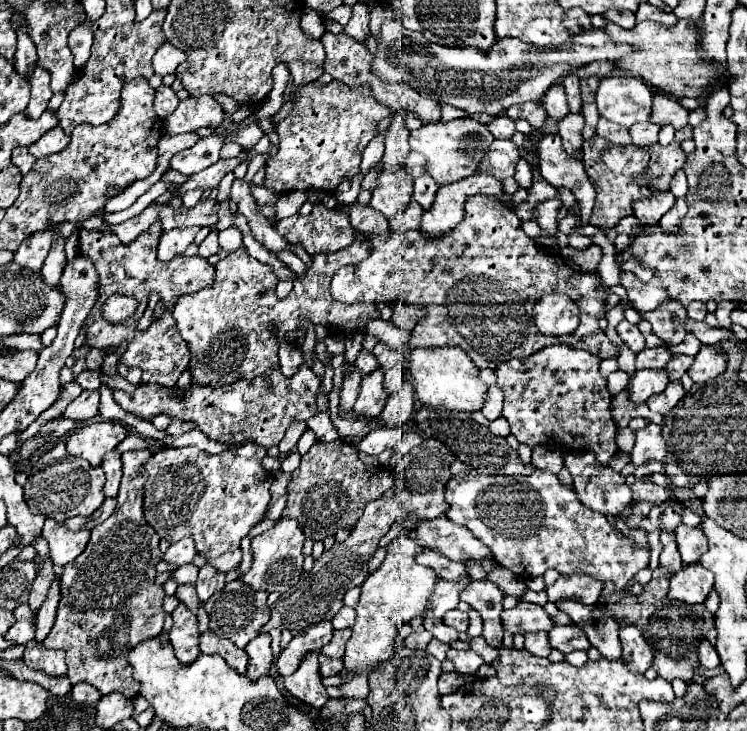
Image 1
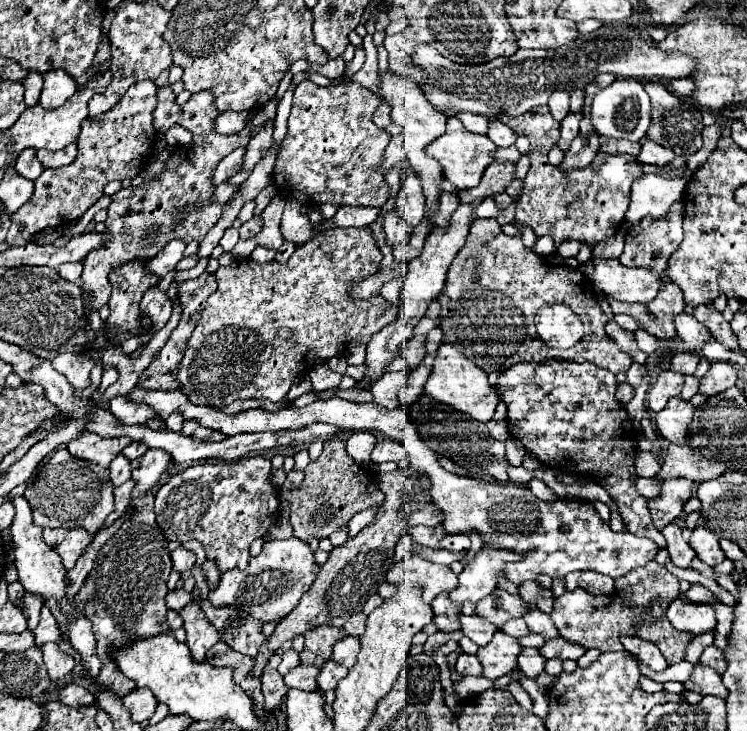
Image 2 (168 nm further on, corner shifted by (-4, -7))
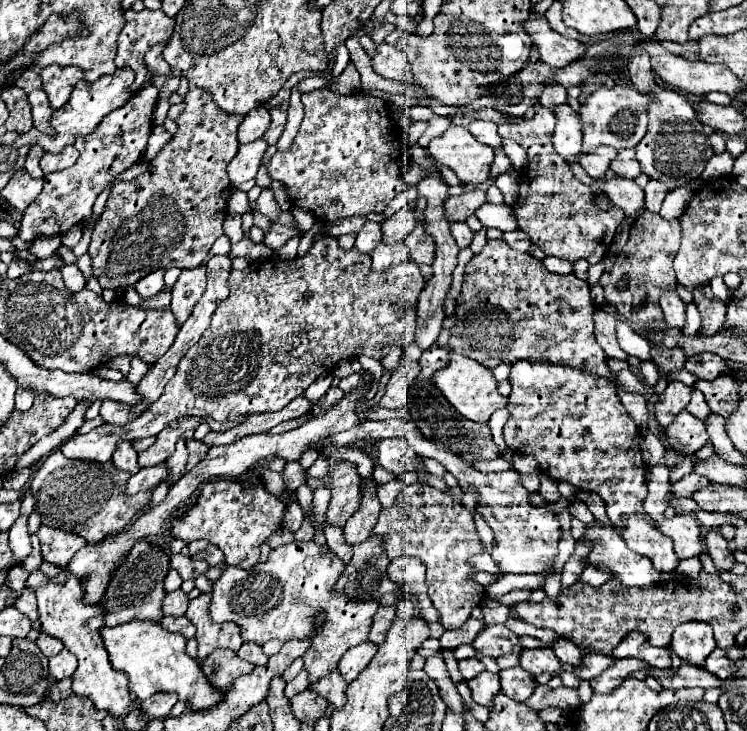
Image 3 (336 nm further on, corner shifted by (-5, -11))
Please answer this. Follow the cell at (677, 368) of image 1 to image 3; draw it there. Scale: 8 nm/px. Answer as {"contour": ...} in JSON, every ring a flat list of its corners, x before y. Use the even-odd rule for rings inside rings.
{"contour":[[693,391,693,399,691,399,691,403,687,405,687,411,689,411,693,417,701,419,701,421,707,421,707,417,711,415,709,405,705,403,705,399,703,399,703,395,701,395,699,391]]}

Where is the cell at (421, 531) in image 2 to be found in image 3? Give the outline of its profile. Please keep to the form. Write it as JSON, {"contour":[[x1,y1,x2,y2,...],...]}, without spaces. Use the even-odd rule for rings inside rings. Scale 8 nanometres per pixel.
{"contour":[[419,481,407,485,391,507,379,511,371,535,383,539,389,559,395,559,395,555,413,555,429,569,429,597,441,613,441,625,447,631,461,627,471,617,471,609,481,605,485,587,471,579,477,569,469,565,469,557,483,553,483,543,477,535,473,513,455,501,449,491,439,491]]}

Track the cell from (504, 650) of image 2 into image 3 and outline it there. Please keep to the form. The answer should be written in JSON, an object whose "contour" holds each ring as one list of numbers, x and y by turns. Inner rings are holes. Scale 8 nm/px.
{"contour":[[483,671,483,675,477,675,475,679,467,681,467,685,471,689,471,699,487,709,493,707,493,697,501,691,499,675,493,675,489,671]]}

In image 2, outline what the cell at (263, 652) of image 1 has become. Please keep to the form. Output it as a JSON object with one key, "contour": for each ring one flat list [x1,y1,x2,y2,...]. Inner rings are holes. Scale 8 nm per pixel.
{"contour":[[274,653,270,657,270,661,266,663,264,671,262,671,262,695,264,695,264,709,278,709,282,703,282,697,286,695,288,687,284,685,282,675,276,671,276,667,280,665,280,655]]}

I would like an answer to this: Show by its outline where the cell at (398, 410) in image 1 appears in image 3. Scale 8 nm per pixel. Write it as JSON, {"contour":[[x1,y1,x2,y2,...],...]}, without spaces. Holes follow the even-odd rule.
{"contour":[[433,343,427,351,423,351,421,359,419,359,419,365,421,365,421,373,417,379,431,379,431,375,443,367,447,367,449,363,449,353,451,349,449,347,439,347,437,343]]}

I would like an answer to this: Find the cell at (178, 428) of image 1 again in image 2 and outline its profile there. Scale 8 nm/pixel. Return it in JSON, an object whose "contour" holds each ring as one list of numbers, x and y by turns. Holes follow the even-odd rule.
{"contour":[[198,425,198,429,192,433,194,439,200,439,200,441,222,441,224,435,220,431,210,431,208,427,202,427]]}

